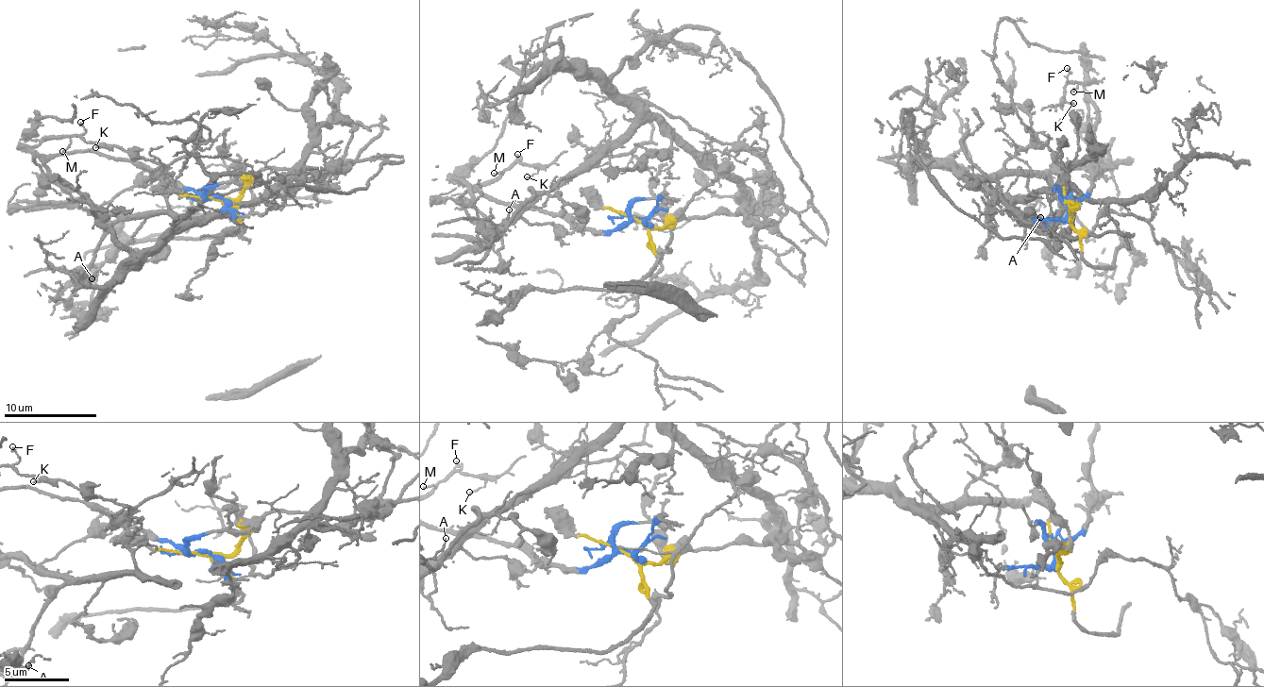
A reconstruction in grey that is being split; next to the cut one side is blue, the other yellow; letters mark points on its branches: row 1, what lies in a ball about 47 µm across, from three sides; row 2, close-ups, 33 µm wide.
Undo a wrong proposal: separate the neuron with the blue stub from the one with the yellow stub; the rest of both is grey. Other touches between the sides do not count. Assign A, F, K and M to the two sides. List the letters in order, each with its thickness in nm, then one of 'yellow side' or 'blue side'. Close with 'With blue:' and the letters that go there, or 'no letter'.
A: 120 nm | yellow side
F: 150 nm | blue side
K: 130 nm | blue side
M: 110 nm | blue side
With blue: F, K, M

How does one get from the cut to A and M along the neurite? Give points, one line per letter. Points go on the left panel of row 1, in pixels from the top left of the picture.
A: (221, 199), (244, 179), (218, 136), (176, 159), (167, 210), (103, 238), (82, 283), (92, 277)
M: (221, 199), (159, 179), (133, 162), (33, 149), (65, 137), (69, 144), (61, 151)

